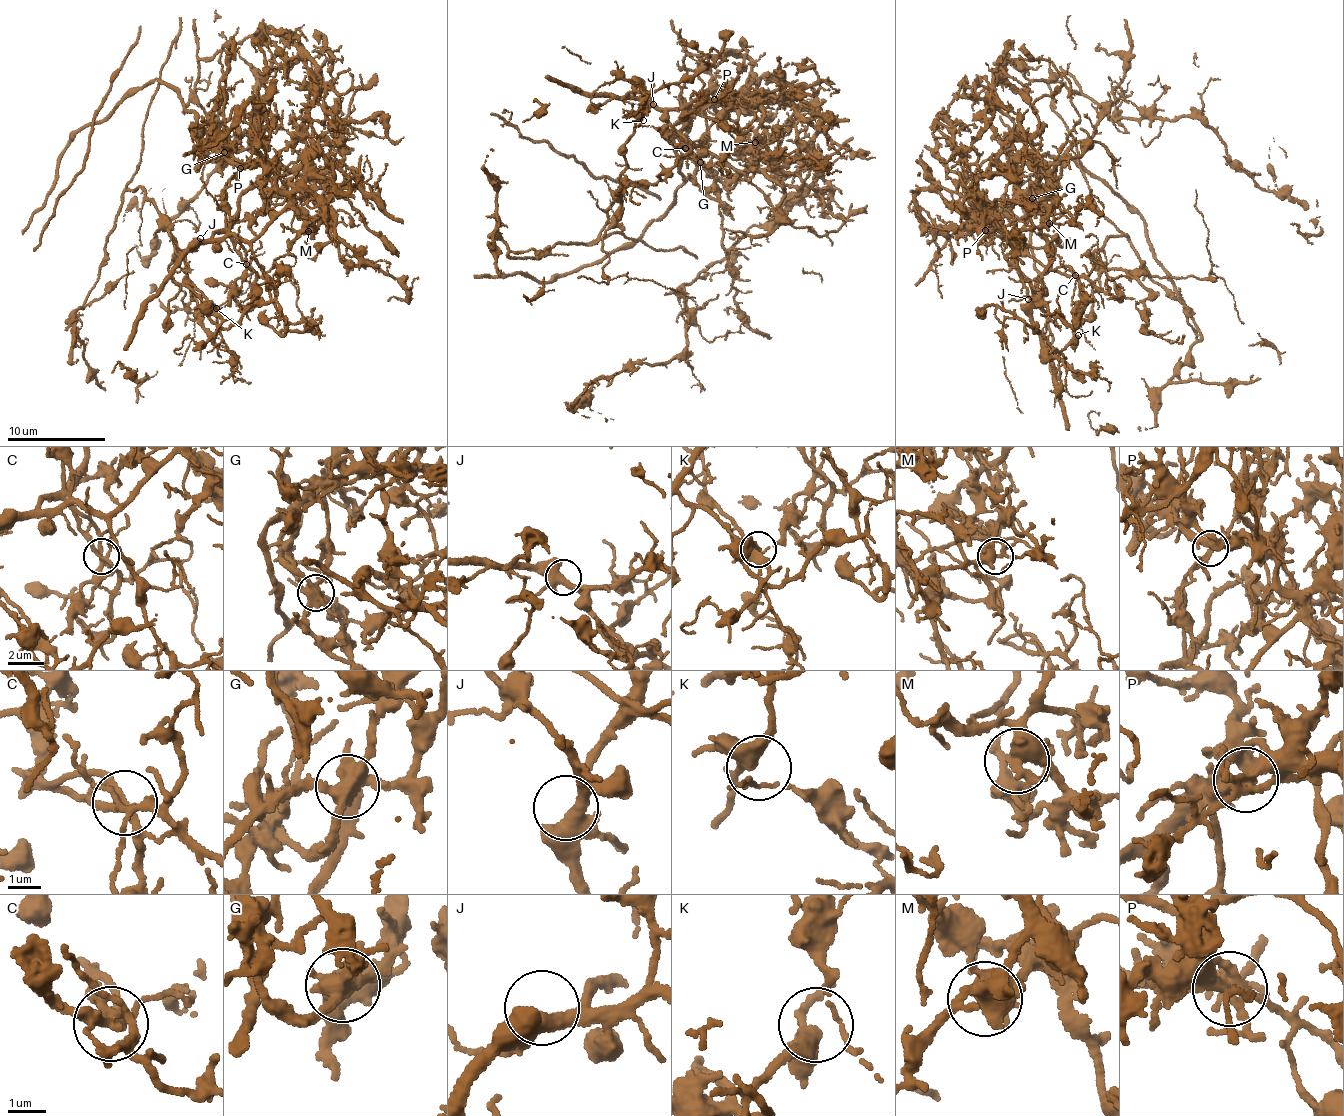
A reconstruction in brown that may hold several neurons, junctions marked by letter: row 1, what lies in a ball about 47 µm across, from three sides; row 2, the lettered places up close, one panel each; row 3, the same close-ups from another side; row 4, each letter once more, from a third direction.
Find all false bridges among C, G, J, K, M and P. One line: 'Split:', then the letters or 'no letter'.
Split: C, G, M, P

